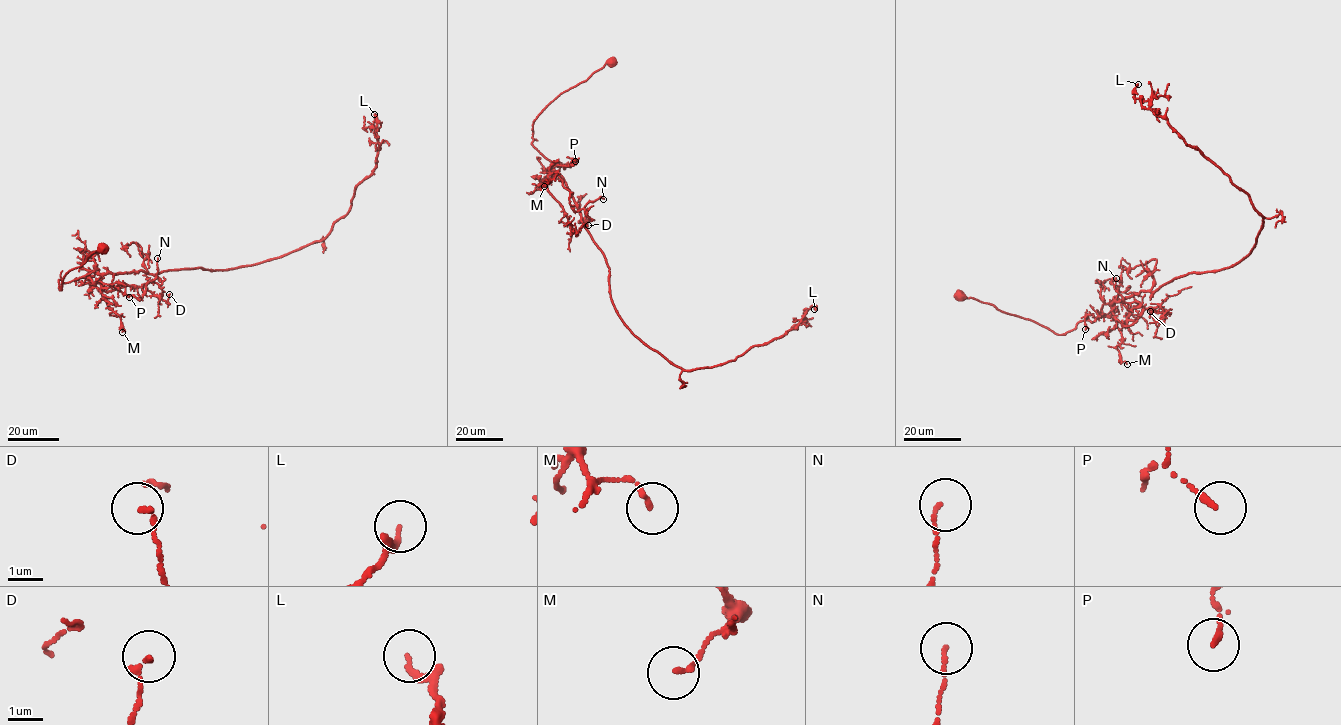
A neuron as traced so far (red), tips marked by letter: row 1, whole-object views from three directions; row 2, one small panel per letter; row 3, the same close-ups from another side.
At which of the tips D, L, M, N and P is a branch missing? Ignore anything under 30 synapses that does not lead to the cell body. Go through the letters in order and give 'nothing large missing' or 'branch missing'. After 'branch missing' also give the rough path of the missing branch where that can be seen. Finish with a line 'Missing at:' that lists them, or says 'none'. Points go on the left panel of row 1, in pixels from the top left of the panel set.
D: nothing large missing
L: nothing large missing
M: nothing large missing
N: nothing large missing
P: nothing large missing
Missing at: none

